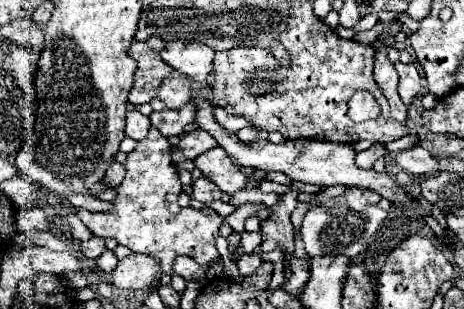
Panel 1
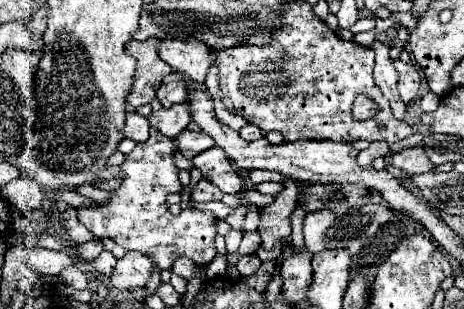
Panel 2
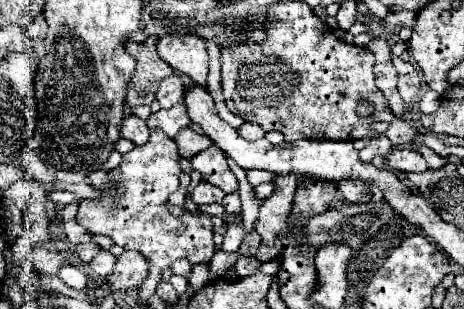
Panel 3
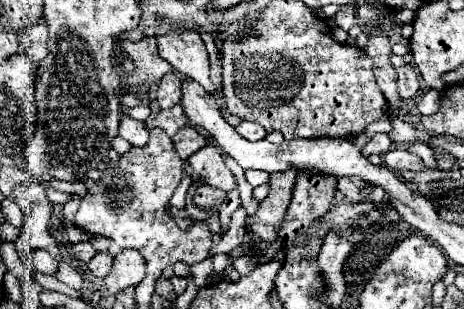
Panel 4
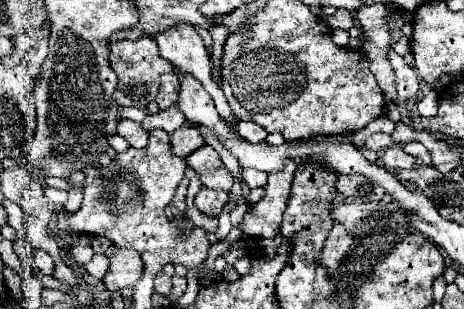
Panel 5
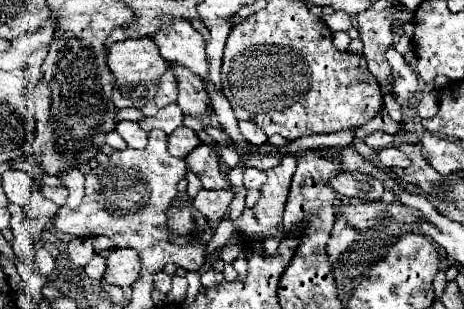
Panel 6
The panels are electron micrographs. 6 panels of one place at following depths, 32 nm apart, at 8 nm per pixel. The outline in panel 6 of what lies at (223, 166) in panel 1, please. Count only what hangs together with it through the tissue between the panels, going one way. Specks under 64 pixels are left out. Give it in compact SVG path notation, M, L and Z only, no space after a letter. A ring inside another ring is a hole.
M208 144L196 146L186 158L186 166L202 180L202 188L206 190L228 190L230 182L218 168L218 156Z

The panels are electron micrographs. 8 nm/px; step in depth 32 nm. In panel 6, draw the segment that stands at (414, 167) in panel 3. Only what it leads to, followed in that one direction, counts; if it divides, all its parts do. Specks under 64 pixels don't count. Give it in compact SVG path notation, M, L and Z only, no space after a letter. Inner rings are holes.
M394 146L378 150L378 160L386 168L390 168L390 166L394 166L394 168L406 168L410 164L408 156L404 152L400 152L398 148L394 148Z

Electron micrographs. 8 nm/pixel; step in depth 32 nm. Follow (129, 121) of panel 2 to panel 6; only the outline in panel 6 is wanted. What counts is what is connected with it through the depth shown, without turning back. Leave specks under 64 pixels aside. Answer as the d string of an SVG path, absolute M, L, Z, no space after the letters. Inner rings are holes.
M118 122L116 130L130 148L146 148L146 132L138 126L138 122Z

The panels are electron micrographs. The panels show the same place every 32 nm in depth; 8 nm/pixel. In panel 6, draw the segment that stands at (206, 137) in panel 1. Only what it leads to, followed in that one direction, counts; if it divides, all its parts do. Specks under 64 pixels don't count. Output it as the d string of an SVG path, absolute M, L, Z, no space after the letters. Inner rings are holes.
M186 126L176 128L176 132L172 132L168 136L168 152L176 158L184 158L192 148L196 148L200 142L198 134Z

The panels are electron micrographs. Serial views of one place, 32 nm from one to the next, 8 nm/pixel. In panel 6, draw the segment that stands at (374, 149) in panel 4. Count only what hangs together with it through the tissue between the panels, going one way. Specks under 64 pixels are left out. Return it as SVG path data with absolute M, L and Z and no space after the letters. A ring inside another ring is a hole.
M372 132L372 134L368 134L366 138L364 138L364 142L368 144L368 146L372 146L372 148L382 148L382 146L390 146L392 142L394 142L394 136L390 136L390 134L386 134L386 132Z

